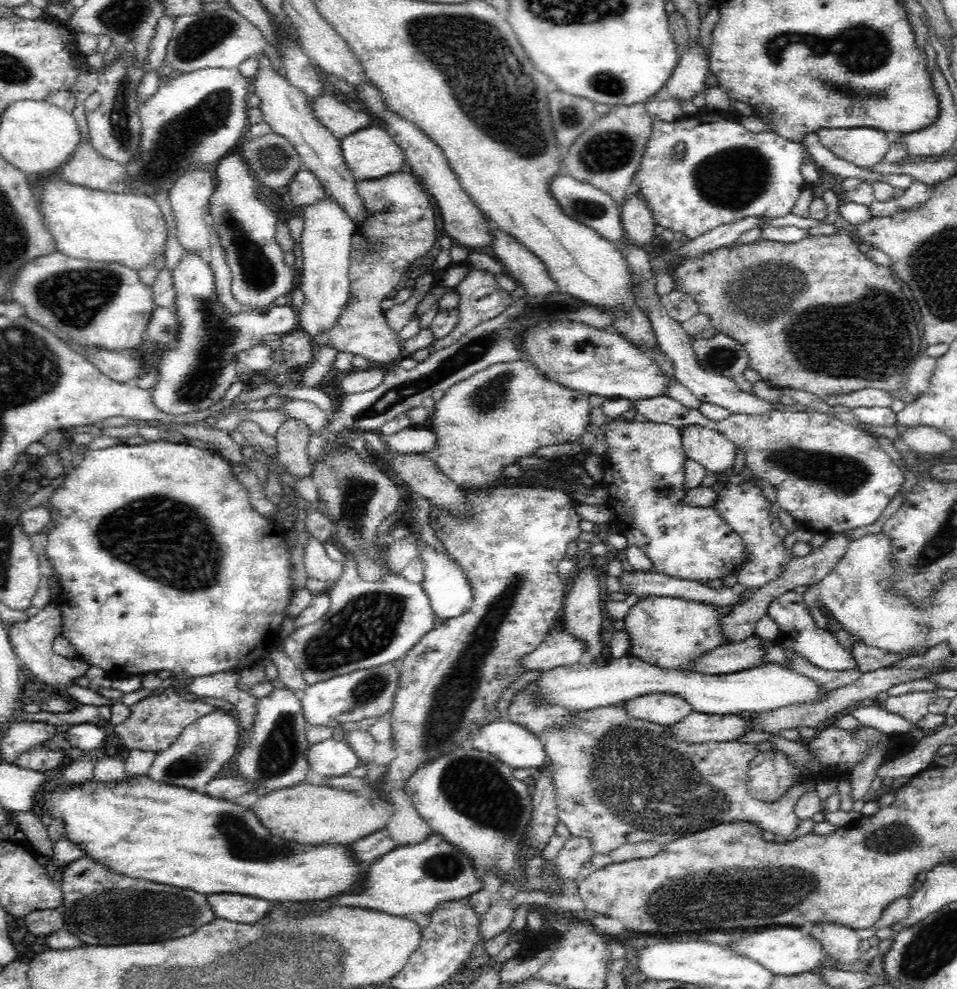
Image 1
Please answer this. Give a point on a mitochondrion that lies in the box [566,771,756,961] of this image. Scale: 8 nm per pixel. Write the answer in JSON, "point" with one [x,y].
{"point":[666,897]}

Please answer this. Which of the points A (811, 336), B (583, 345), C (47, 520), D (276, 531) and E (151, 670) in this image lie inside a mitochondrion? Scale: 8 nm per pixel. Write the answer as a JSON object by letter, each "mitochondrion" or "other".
{"A":"mitochondrion","B":"mitochondrion","C":"other","D":"other","E":"other"}

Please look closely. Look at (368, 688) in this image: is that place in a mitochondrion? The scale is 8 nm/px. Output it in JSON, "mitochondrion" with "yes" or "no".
{"mitochondrion":"yes"}

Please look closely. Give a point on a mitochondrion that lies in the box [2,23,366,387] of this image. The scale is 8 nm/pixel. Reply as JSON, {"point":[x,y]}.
{"point":[177,139]}

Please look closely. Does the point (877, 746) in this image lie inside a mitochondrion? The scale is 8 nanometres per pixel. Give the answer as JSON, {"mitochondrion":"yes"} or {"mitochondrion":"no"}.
{"mitochondrion":"no"}

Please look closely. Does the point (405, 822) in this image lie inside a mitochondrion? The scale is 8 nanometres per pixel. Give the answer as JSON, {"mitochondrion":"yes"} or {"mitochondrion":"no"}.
{"mitochondrion":"no"}

